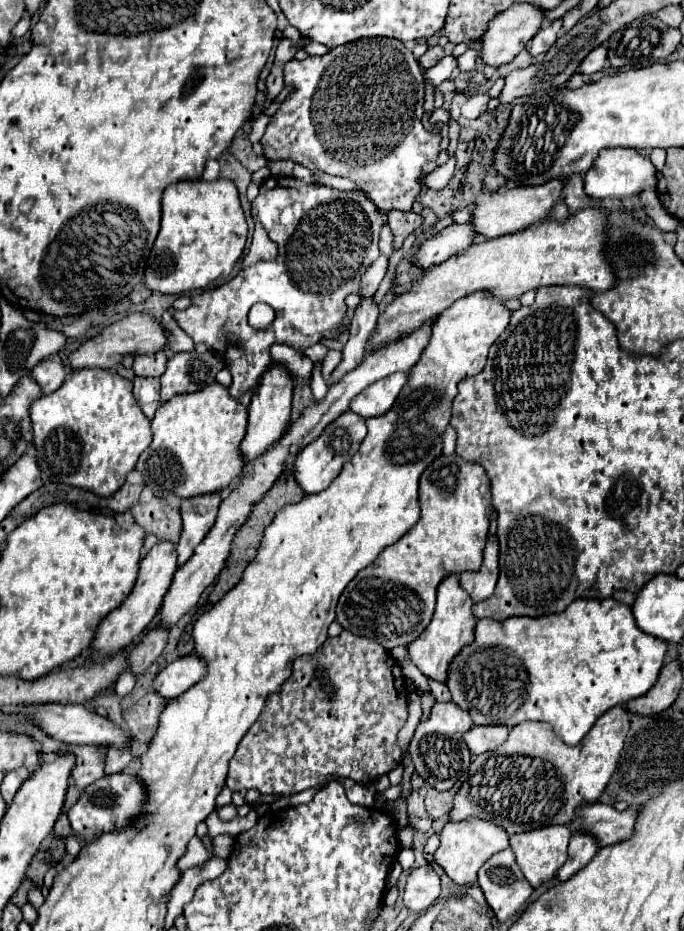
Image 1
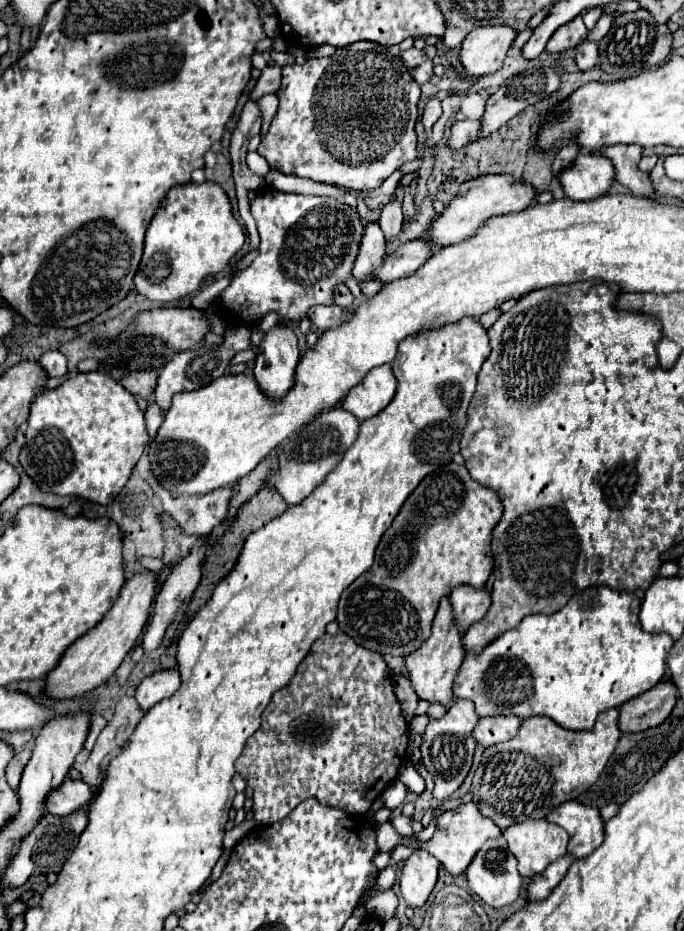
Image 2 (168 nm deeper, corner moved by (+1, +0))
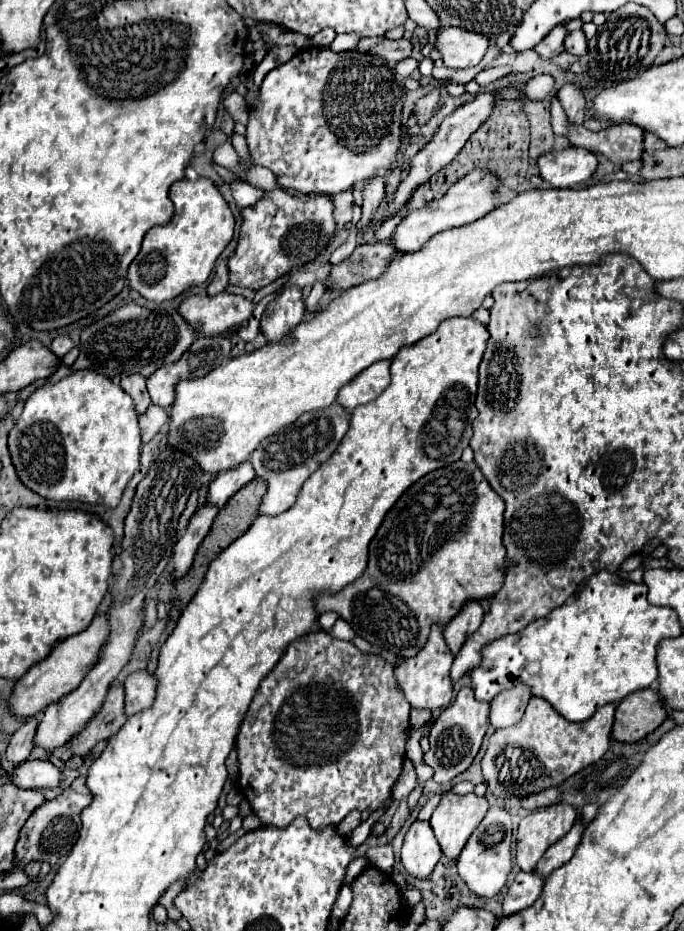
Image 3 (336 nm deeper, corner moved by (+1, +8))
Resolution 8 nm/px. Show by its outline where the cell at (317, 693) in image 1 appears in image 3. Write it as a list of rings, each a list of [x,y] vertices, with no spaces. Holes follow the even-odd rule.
[[[319,631],[319,633],[307,633],[303,639],[291,643],[283,655],[283,659],[277,663],[277,667],[263,679],[259,693],[255,695],[255,701],[251,703],[239,737],[237,737],[237,755],[239,755],[239,785],[243,795],[249,799],[255,815],[261,819],[263,825],[273,827],[287,827],[297,815],[305,815],[311,823],[311,827],[325,827],[325,825],[339,825],[353,809],[371,809],[375,811],[381,803],[391,801],[393,785],[401,773],[403,759],[405,759],[405,741],[409,735],[409,709],[403,691],[397,685],[397,679],[393,675],[393,667],[385,663],[379,655],[363,653],[359,651],[351,641],[335,639],[331,633]]]

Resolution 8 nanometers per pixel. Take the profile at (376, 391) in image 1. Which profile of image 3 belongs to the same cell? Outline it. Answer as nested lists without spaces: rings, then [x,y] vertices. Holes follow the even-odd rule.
[[[375,361],[369,365],[365,371],[361,371],[359,377],[355,377],[351,383],[347,383],[339,395],[337,403],[345,407],[347,411],[353,411],[359,405],[367,405],[373,399],[377,399],[391,383],[391,371],[389,371],[391,361]]]

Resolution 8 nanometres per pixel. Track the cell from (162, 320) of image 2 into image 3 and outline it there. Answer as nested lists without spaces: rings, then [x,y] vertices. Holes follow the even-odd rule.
[[[219,293],[215,297],[209,295],[191,295],[187,299],[181,301],[179,305],[179,315],[187,321],[187,325],[191,325],[199,335],[219,335],[225,333],[227,329],[231,329],[233,325],[239,325],[243,321],[249,319],[251,311],[253,311],[255,303],[247,301],[239,295],[229,295],[229,293]]]

